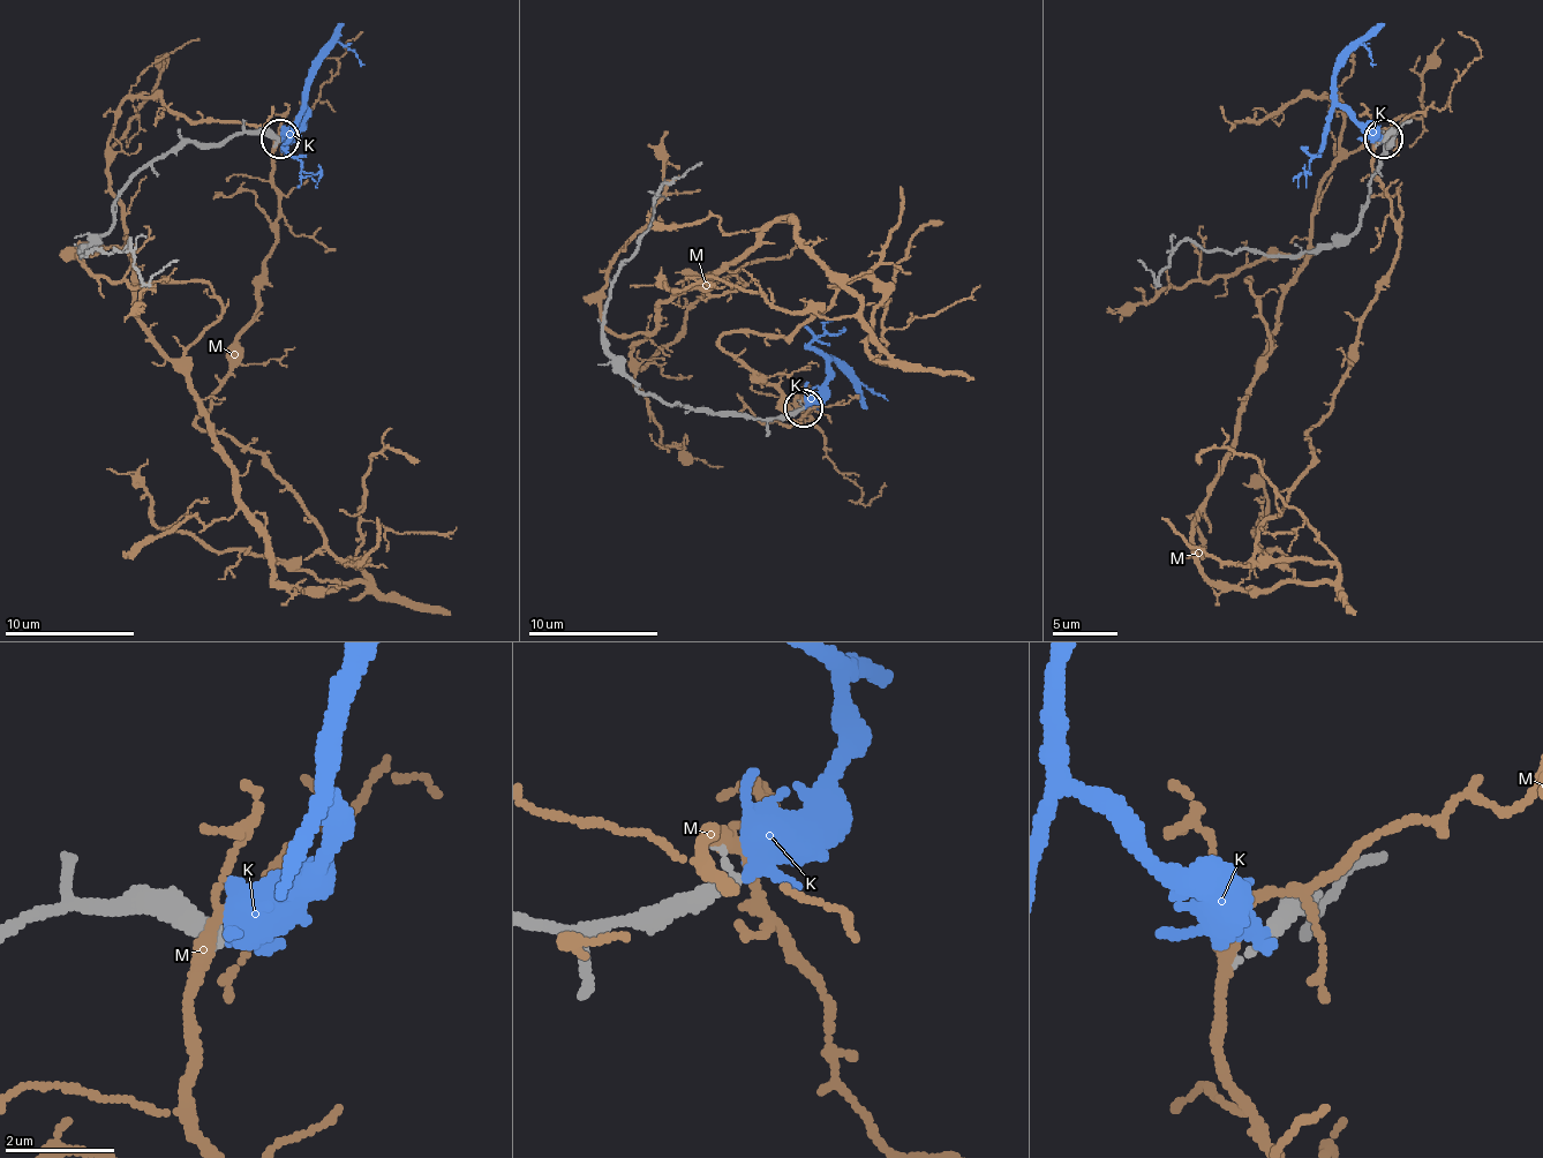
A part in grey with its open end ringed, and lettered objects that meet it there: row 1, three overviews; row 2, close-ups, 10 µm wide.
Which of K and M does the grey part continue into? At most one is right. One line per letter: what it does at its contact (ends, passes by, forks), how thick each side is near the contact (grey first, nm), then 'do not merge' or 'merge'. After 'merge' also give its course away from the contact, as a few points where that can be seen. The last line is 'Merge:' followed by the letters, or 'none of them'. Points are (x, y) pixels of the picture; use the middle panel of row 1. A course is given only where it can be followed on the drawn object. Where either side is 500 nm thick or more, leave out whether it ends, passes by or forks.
K: it ends there; 340 nm thick on the grey side, 440 nm on the other; merge; it runs (806, 408), (825, 383), (832, 360), (860, 386), (883, 396)
M: it forks there; 160 nm thick on the grey side, 200 nm on the other; do not merge
Merge: K

